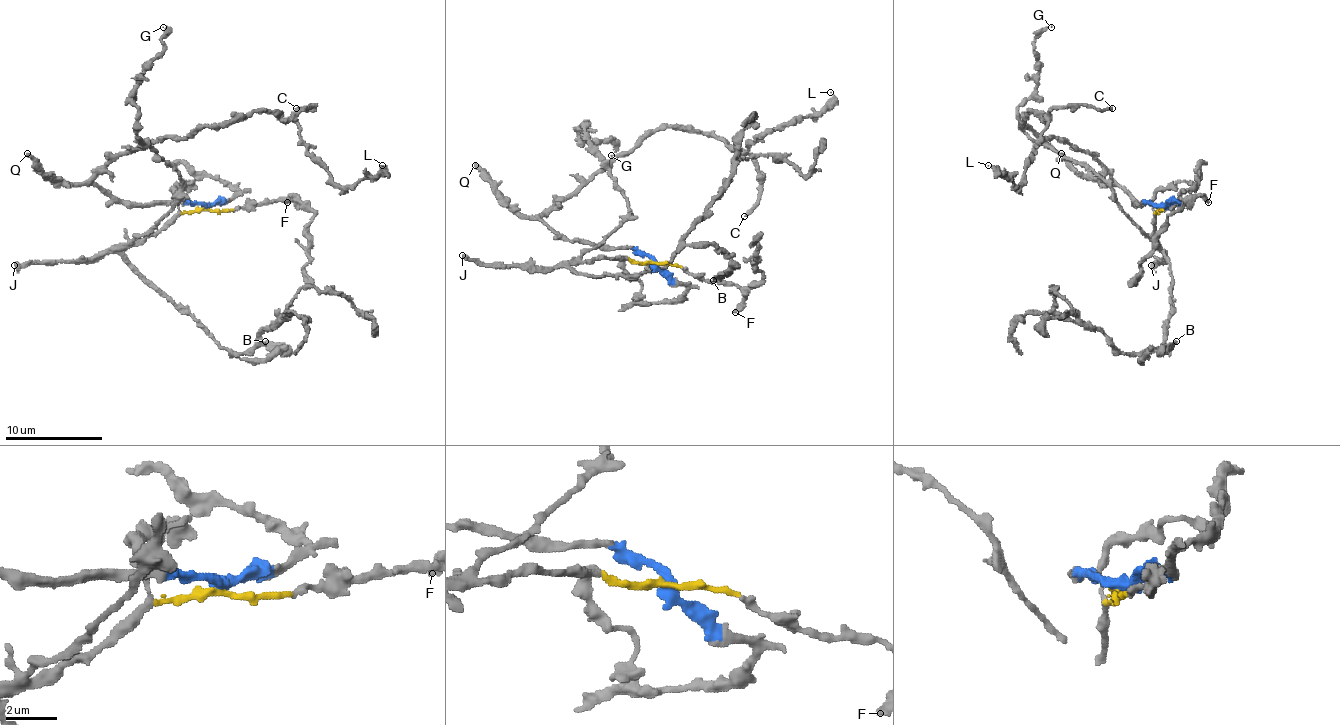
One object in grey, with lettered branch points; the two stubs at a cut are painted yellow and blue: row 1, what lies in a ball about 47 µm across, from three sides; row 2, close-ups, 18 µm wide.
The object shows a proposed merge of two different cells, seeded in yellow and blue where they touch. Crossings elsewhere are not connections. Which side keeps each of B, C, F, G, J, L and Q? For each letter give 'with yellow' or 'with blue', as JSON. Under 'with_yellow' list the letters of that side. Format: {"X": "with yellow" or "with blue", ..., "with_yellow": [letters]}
{"B": "with yellow", "C": "with blue", "F": "with yellow", "G": "with yellow", "J": "with yellow", "L": "with blue", "Q": "with blue", "with_yellow": ["B", "F", "G", "J"]}

